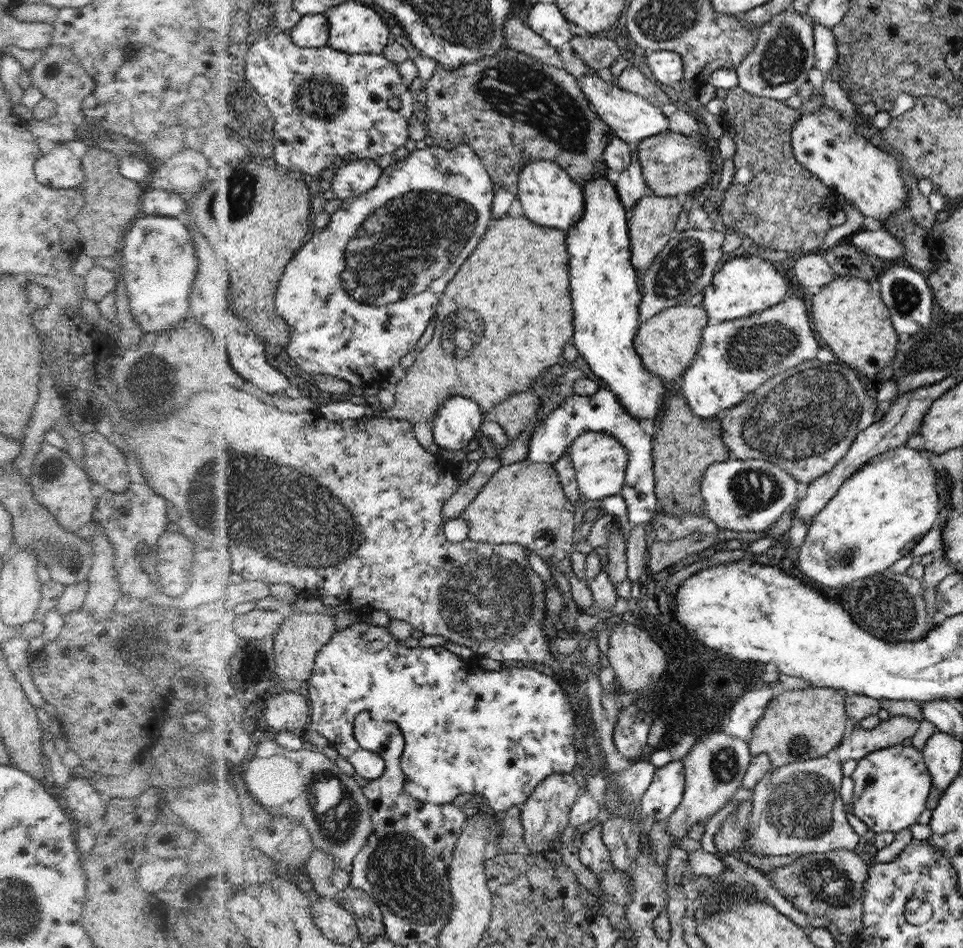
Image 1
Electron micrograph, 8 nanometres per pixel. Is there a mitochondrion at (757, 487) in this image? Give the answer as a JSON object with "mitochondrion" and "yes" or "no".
{"mitochondrion":"yes"}

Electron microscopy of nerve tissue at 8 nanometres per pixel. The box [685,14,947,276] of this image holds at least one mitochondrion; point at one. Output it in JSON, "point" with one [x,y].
{"point":[783,58]}

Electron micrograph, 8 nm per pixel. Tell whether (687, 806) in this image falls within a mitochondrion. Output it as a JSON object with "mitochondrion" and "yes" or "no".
{"mitochondrion":"no"}

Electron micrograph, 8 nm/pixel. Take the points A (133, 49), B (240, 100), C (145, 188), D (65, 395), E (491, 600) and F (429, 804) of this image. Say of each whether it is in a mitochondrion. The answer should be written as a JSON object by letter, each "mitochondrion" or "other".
{"A":"mitochondrion","B":"mitochondrion","C":"other","D":"other","E":"mitochondrion","F":"other"}

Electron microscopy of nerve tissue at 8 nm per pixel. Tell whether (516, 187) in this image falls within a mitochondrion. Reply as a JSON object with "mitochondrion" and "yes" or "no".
{"mitochondrion":"no"}

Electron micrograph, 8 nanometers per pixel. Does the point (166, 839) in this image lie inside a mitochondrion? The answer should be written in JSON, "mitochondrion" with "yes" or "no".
{"mitochondrion":"no"}

